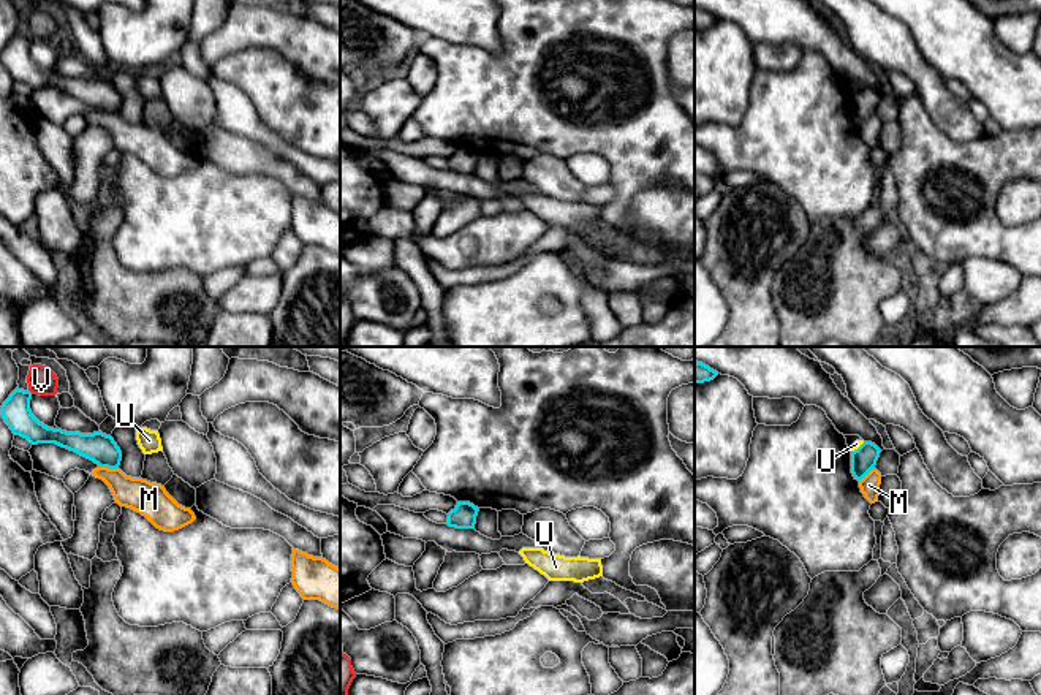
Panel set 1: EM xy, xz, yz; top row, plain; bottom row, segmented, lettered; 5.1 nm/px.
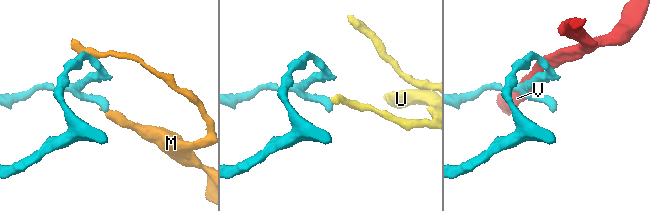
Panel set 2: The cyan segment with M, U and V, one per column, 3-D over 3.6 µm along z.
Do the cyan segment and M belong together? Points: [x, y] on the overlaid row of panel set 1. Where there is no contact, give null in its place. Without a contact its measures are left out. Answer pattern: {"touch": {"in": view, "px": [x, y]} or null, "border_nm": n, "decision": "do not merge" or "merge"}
{"touch": {"in": "xy", "px": [109, 467]}, "border_nm": 100, "decision": "do not merge"}

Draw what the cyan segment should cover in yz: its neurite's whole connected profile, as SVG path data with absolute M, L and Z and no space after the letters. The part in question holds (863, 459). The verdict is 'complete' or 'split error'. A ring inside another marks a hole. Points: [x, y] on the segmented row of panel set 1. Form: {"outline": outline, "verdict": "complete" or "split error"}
{"outline": "M864 442L857 450L851 451L851 473L854 480L861 481L875 469L880 453L881 450L872 442Z", "verdict": "complete"}

